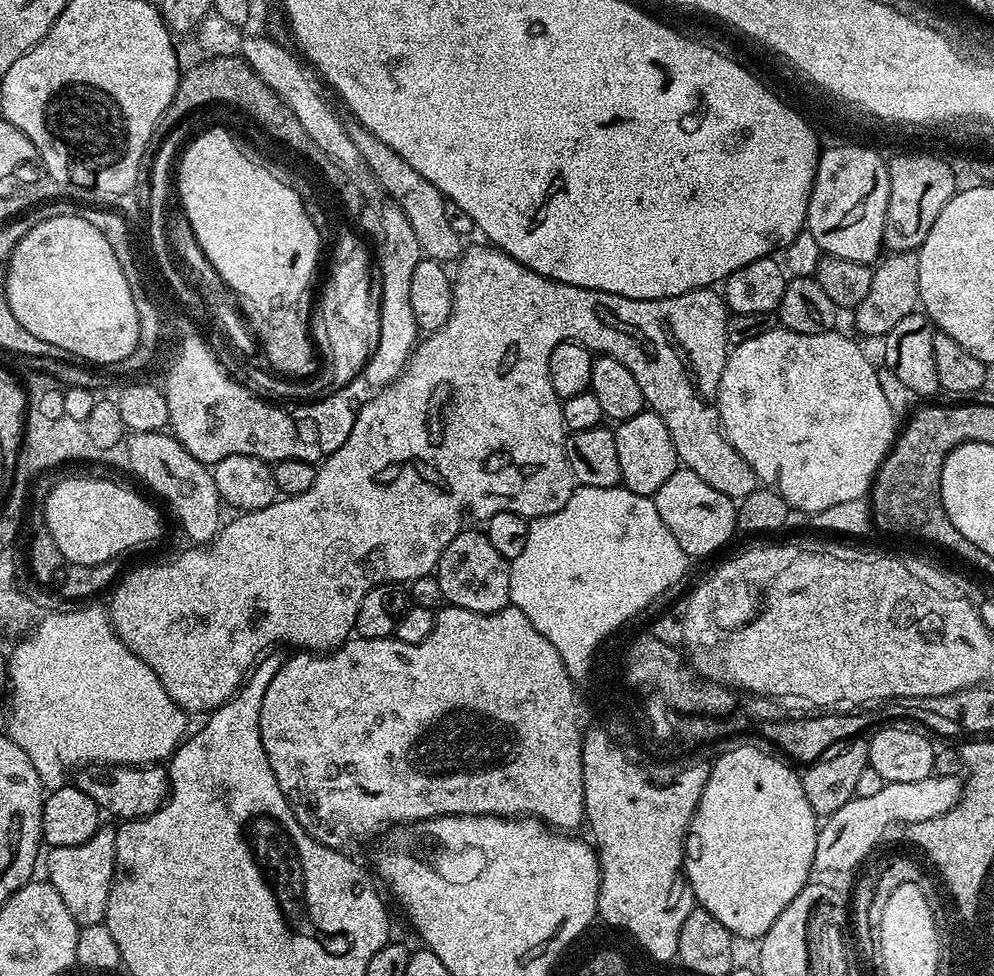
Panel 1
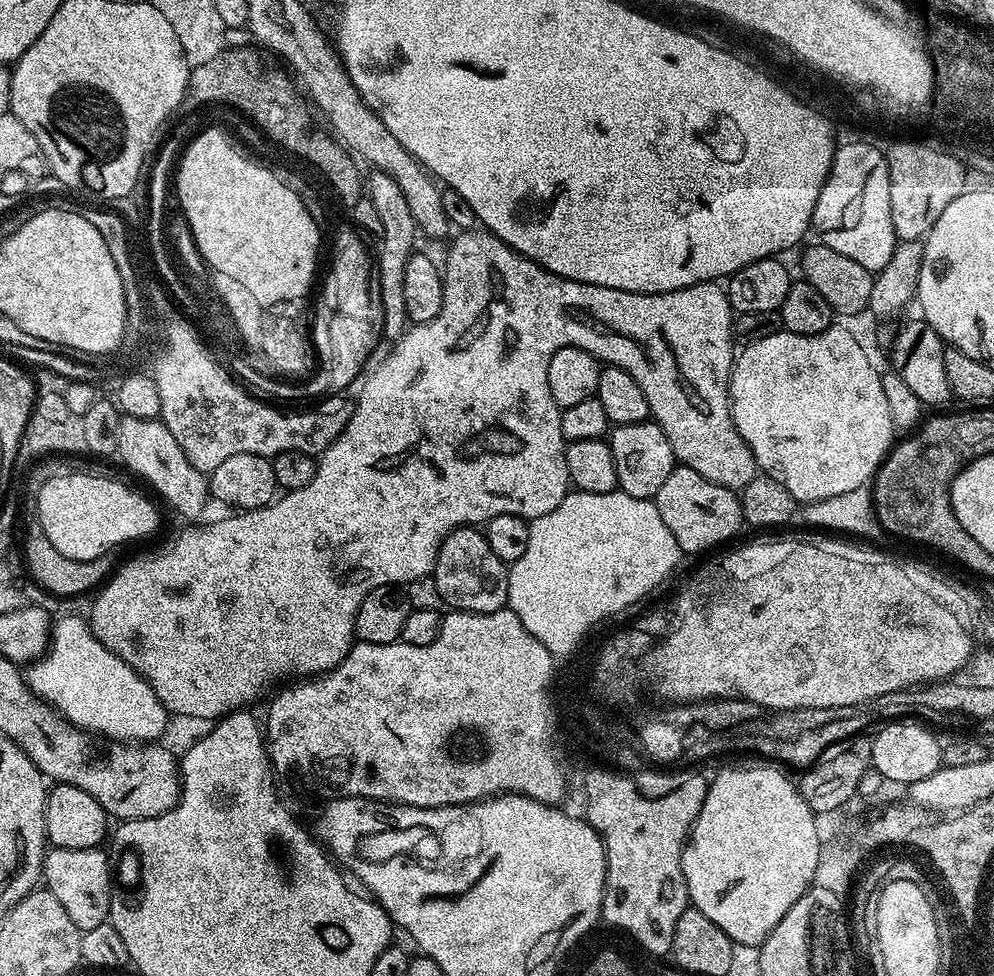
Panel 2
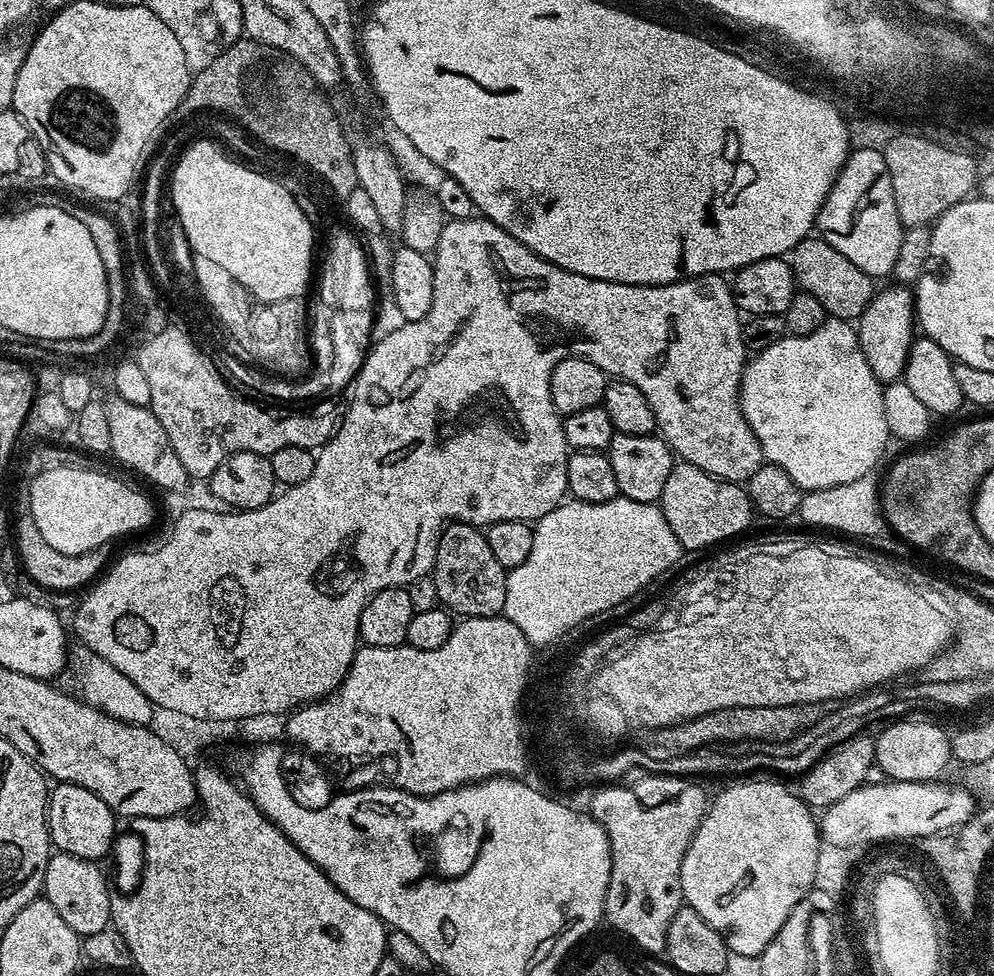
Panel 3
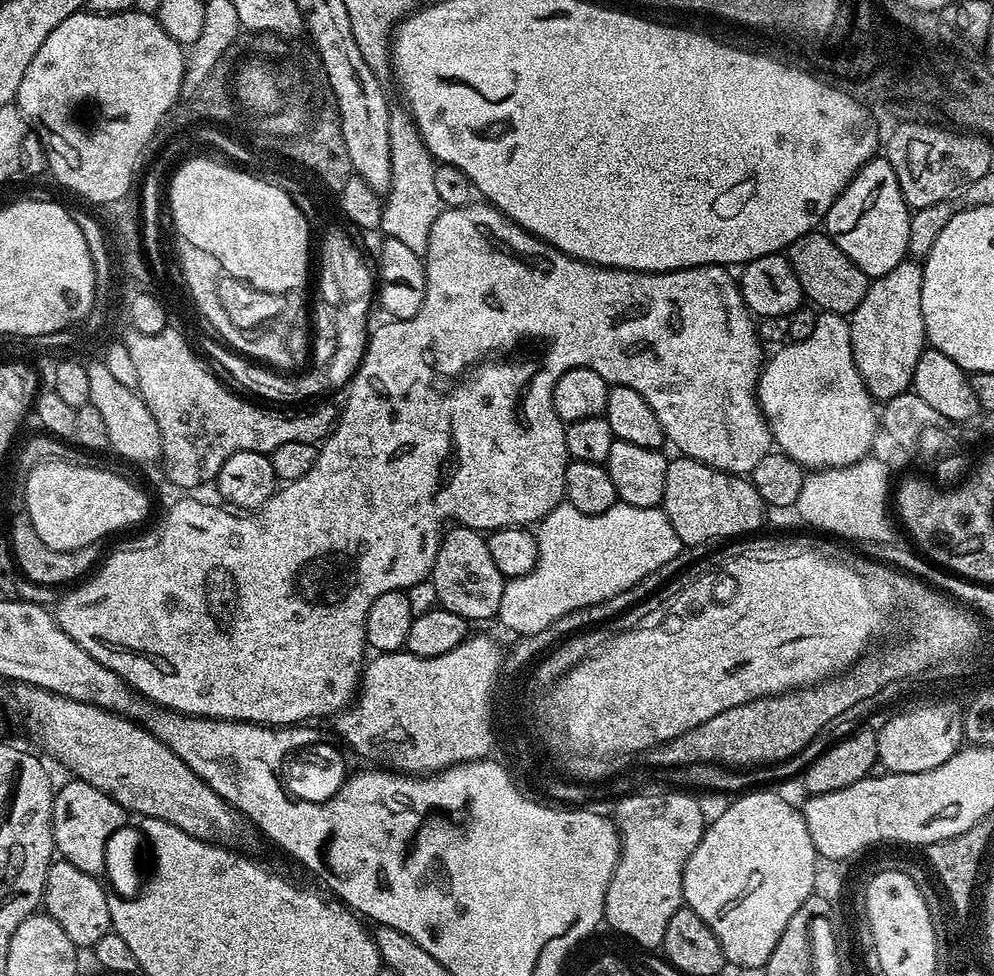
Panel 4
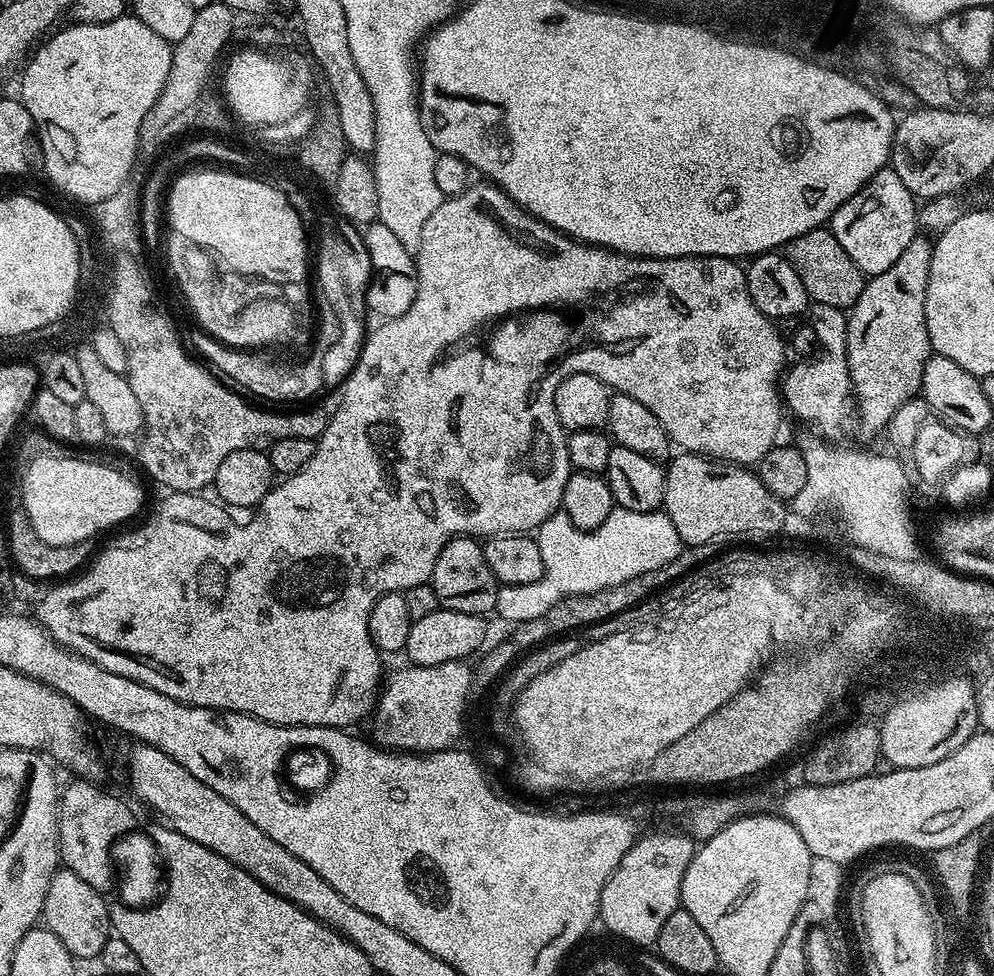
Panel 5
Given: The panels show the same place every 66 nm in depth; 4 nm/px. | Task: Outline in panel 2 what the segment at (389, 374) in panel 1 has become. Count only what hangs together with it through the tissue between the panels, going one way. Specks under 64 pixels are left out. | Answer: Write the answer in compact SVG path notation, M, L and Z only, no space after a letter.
M369 171L366 176L366 196L374 202L374 210L378 210L378 219L382 221L382 234L378 237L380 244L380 257L377 255L374 260L374 268L378 273L378 304L382 309L382 332L385 337L389 336L389 341L395 342L404 335L406 331L406 302L402 298L402 274L406 268L406 262L412 257L418 229L414 222L414 214L410 214L410 206L406 202L406 197L402 194L394 178L390 174Z

